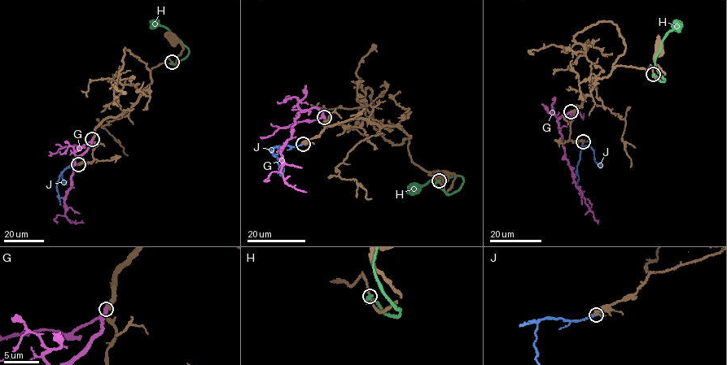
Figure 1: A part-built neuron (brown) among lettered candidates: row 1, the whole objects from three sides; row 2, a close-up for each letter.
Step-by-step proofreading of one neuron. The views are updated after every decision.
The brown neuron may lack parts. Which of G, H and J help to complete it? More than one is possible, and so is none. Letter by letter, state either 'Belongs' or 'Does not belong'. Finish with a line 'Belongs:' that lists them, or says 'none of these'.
G: Belongs
H: Does not belong
J: Does not belong
Belongs: G

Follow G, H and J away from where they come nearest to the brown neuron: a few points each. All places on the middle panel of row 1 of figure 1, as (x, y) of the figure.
G: (324, 118), (322, 110), (314, 106), (299, 112), (291, 139), (280, 152), (284, 179), (306, 192)
H: (439, 180), (437, 186), (449, 194), (463, 182), (462, 177), (454, 175), (439, 177), (416, 192), (407, 193)
J: (302, 144), (274, 148), (270, 150), (275, 156)

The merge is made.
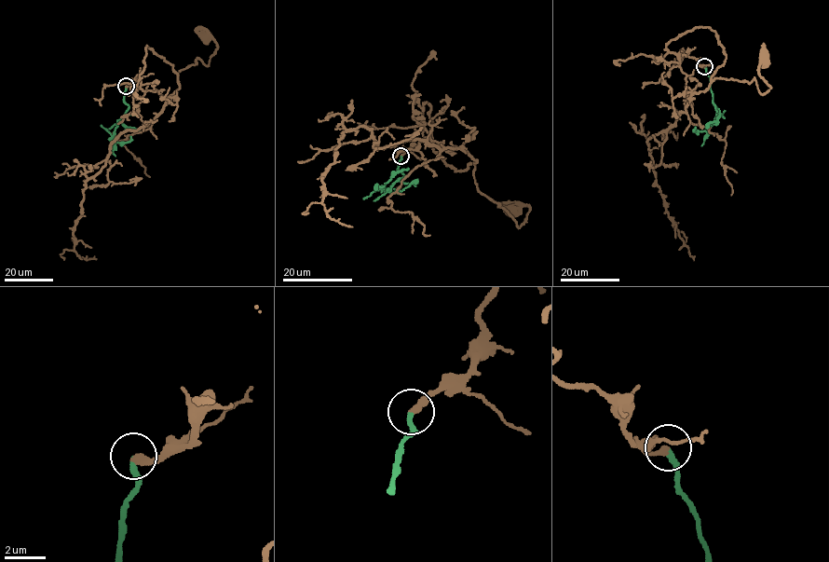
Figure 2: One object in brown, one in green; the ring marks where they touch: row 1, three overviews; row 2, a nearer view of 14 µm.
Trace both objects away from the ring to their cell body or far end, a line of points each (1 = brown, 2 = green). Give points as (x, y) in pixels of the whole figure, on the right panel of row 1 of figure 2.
1: (704, 66), (680, 59), (698, 81), (692, 94), (715, 78), (754, 79), (765, 93), (767, 60)
2: (704, 66), (712, 102), (717, 112), (706, 130), (693, 130), (695, 126)

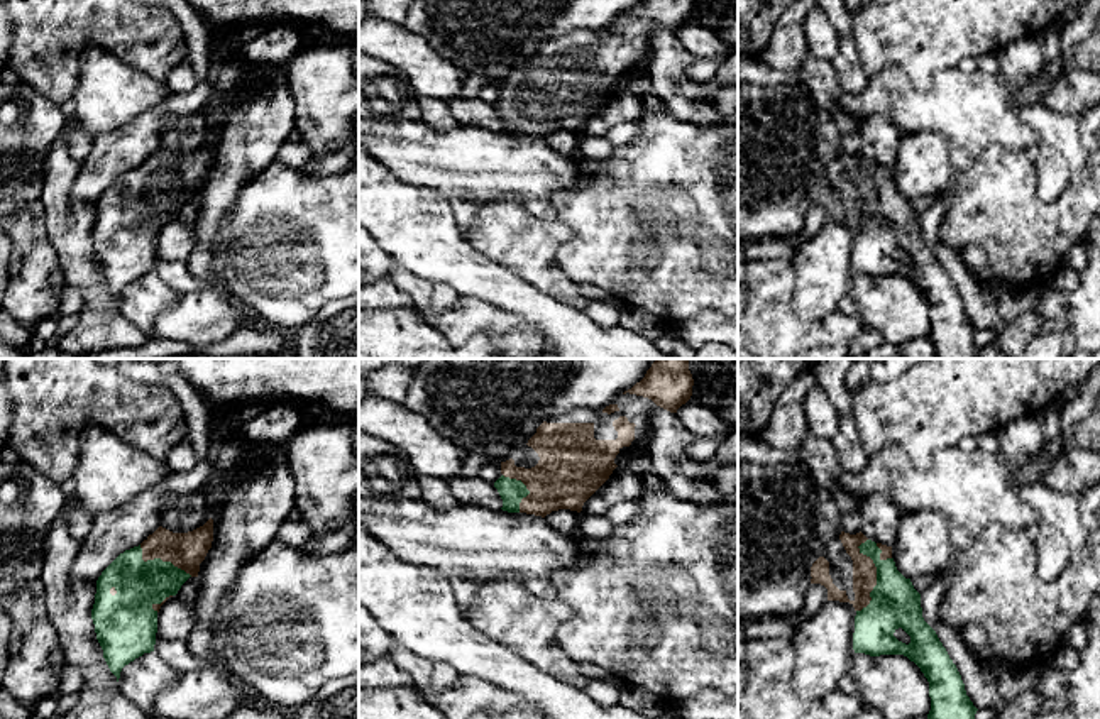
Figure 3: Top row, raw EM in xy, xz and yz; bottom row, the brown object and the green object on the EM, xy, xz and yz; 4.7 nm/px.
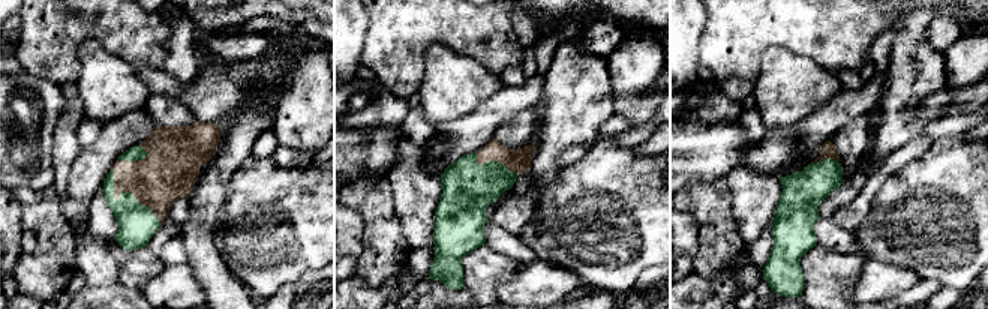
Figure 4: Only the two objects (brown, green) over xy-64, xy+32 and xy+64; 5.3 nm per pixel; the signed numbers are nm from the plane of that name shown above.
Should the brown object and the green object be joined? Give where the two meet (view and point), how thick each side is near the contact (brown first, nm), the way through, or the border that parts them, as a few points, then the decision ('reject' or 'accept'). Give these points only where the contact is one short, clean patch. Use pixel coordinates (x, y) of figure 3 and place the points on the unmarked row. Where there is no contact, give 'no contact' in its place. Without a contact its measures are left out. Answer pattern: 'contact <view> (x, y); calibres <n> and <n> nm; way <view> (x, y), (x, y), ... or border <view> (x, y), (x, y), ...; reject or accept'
contact yz (875, 197); calibres 110 and 220 nm; accept

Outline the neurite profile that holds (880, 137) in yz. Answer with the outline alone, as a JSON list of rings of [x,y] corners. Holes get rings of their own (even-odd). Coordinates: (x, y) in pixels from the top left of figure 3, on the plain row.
[[[872,115],[860,120],[861,154],[875,162],[892,167],[902,132],[885,115]]]

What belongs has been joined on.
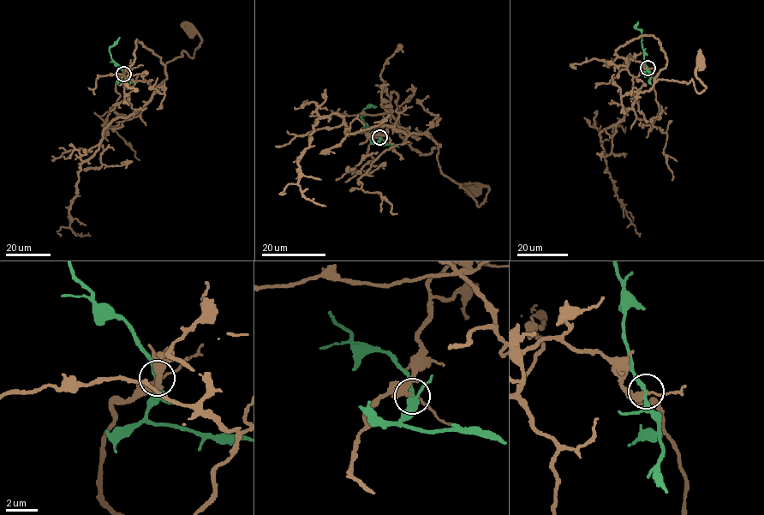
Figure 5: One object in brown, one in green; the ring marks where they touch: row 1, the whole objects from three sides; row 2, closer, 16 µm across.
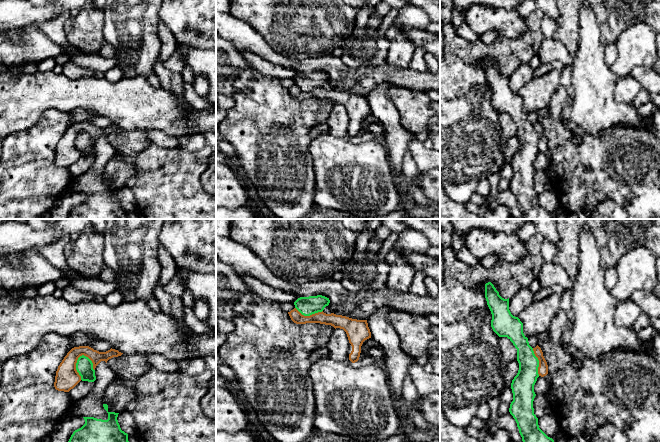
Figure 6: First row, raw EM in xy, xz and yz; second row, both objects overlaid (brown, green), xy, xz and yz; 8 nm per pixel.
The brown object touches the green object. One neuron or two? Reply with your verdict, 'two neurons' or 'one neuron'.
two neurons

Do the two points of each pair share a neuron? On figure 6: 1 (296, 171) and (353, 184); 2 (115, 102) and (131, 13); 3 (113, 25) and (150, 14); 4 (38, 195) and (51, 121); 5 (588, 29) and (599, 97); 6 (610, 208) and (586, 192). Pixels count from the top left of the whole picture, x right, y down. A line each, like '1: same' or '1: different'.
1: different
2: different
3: same
4: same
5: same
6: different

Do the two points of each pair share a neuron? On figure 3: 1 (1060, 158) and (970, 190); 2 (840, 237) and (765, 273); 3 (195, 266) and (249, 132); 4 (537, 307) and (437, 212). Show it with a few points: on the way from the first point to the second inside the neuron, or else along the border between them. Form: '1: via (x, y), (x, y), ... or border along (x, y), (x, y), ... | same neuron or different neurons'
1: border along (1031, 156), (1036, 195), (1051, 203) | different neurons
2: border along (791, 257), (794, 269), (792, 300) | different neurons
3: via (207, 232), (217, 193), (234, 166) | same neuron
4: via (508, 291), (488, 281), (447, 241) | same neuron

